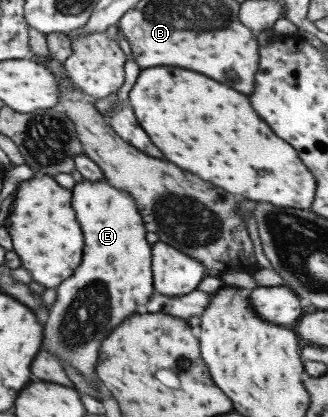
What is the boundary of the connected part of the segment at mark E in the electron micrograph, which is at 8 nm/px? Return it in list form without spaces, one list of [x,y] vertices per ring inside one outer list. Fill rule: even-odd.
[[[82,179],[75,183],[71,190],[71,208],[83,234],[82,262],[70,278],[65,278],[55,288],[56,300],[48,307],[43,324],[42,342],[50,346],[50,352],[42,348],[32,360],[30,372],[38,380],[73,388],[61,367],[61,363],[66,362],[78,368],[77,371],[90,384],[100,386],[94,376],[98,342],[104,340],[126,316],[146,304],[153,290],[150,280],[151,248],[145,239],[145,228],[134,199],[104,180],[90,182]],[[104,296],[108,298],[106,306]]]

